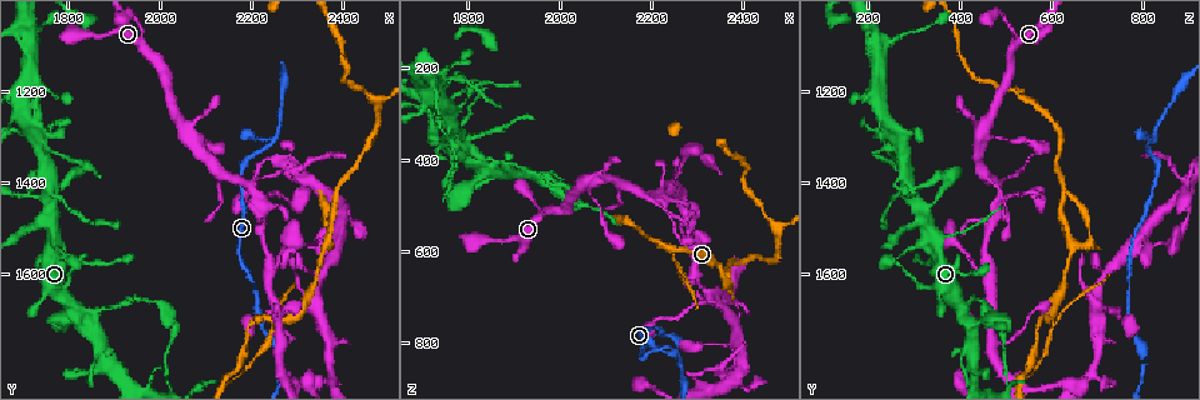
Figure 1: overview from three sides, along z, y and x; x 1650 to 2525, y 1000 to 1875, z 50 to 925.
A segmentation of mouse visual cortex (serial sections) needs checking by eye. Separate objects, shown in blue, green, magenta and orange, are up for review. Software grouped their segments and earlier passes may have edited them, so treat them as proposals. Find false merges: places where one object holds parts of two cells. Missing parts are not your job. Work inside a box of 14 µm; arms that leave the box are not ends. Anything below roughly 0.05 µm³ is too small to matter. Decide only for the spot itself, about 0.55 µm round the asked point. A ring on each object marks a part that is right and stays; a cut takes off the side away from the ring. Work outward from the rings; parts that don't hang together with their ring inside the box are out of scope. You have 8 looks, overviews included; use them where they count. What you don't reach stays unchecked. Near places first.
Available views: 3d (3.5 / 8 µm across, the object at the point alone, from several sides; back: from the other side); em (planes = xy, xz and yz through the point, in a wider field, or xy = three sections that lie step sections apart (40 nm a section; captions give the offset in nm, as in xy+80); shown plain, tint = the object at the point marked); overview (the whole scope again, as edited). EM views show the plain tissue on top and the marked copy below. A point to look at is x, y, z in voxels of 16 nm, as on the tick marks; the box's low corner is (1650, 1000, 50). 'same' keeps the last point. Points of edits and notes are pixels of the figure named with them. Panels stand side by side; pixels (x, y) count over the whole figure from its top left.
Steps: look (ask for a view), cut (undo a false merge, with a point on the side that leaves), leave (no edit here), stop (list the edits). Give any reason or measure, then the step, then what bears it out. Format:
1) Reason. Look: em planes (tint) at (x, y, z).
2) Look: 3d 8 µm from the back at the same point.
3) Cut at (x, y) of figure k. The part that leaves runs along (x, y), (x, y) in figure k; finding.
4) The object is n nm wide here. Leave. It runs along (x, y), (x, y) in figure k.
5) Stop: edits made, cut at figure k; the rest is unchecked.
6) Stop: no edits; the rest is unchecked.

Branch point. Look: 3d 3.5 µm at (2350, 1545, 640).

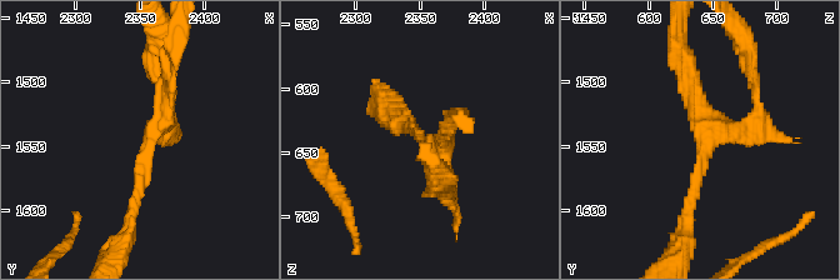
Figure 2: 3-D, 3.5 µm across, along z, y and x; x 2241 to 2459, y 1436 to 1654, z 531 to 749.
Now the EM. Look: em xy step 2 (tint) at (2354, 1544, 644).

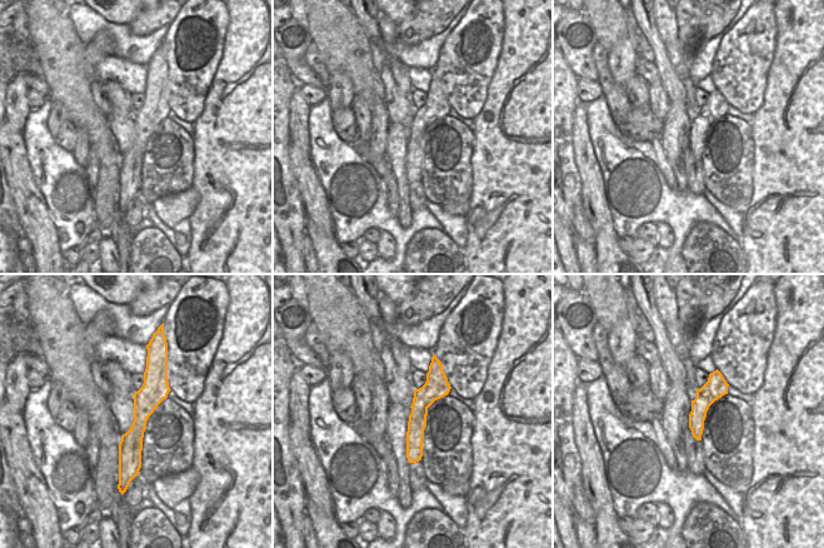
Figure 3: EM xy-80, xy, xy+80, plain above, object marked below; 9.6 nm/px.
Leave. One cell here.

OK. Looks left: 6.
Three arms meet. Look: 3d 3.5 µm from the back at (2475, 1220, 555).

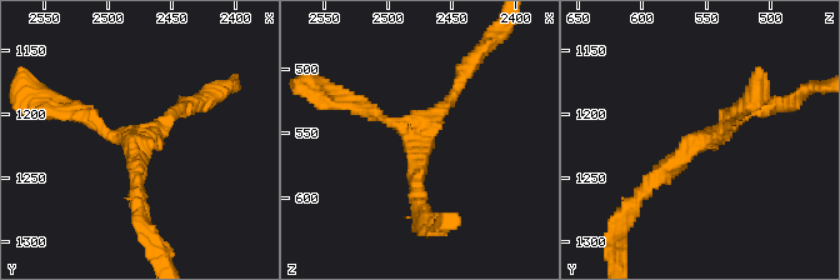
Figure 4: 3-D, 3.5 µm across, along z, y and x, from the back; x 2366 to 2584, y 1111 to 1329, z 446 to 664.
3 arms meet here; the arms are 150, 150, 200 nm wide. Look: em xy step 1 (tint) at (2480, 1220, 550).

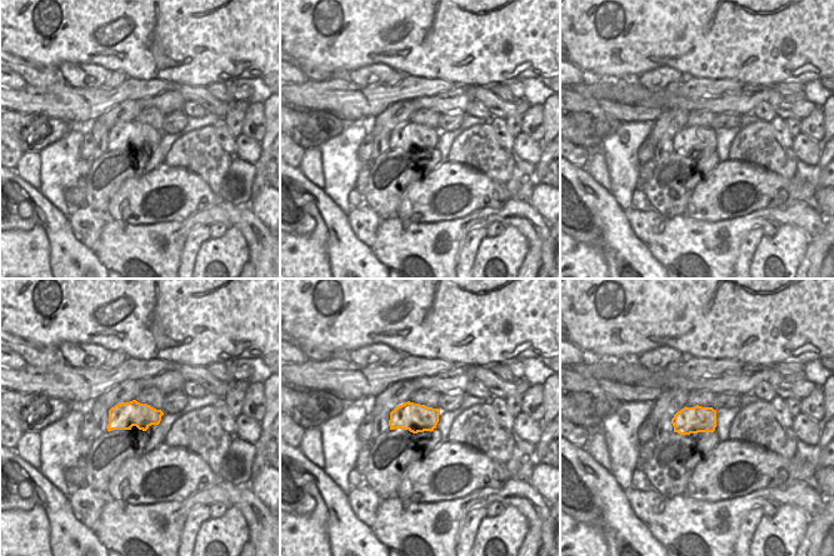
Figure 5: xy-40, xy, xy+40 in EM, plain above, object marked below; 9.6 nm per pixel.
Leave. It runs along (640, 194), (695, 140), (761, 109) in figure 4; all the same cell.

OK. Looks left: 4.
Sharp bend. Look: 3d 3.5 µm at (1745, 1290, 230).

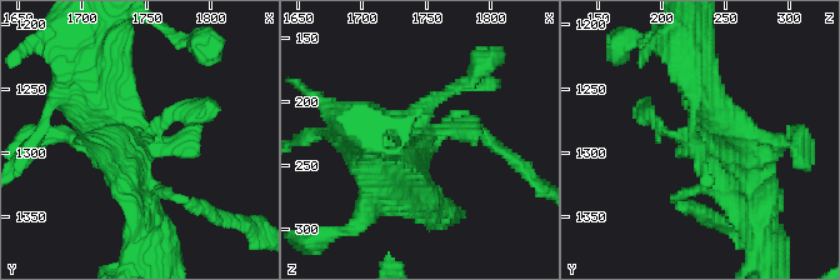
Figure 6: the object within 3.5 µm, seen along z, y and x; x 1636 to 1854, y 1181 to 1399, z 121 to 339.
Look: em xy step 1 (tint) at (1748, 1288, 224).

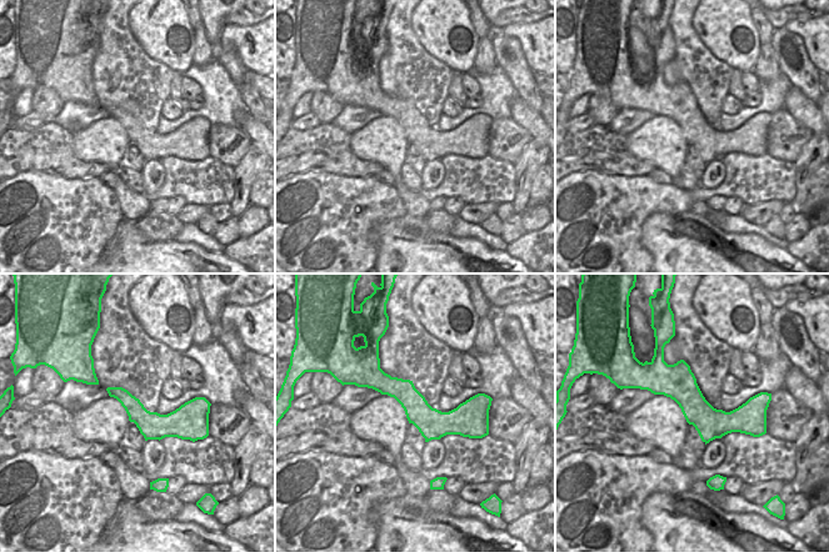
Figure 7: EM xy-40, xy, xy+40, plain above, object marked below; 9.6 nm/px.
Leave. It runs along (370, 385), (429, 418), (469, 406) in figure 7; all the same cell.

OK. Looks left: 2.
Branch point. Look: 3d 3.5 µm at (2260, 1740, 470).

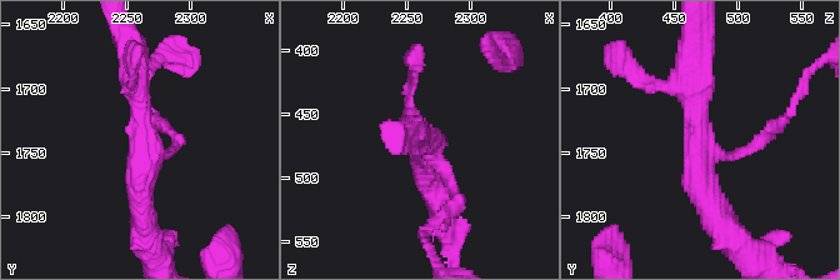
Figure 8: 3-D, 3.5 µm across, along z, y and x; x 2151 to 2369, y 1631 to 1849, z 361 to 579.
Leave. It runs along (691, 63), (698, 181), (724, 228) in figure 8; continuous, no second cell.

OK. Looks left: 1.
Stop: no edits; the rest is unchecked.

